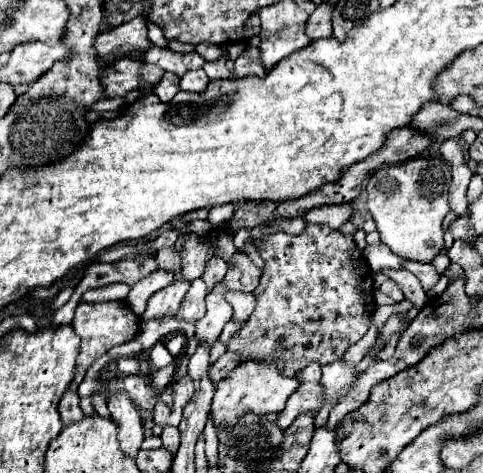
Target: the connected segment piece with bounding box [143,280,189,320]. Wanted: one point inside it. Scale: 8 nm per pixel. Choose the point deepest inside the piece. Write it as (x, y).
(167, 300)

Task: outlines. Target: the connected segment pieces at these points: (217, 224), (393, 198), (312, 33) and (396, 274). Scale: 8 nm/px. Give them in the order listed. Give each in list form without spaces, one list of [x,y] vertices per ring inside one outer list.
[[[225,204],[225,206],[217,206],[217,208],[211,208],[209,210],[209,216],[207,216],[207,222],[213,226],[213,228],[221,228],[225,226],[231,216],[235,212],[235,204]]]
[[[439,144],[431,148],[429,154],[411,158],[401,164],[391,164],[383,166],[375,172],[371,172],[369,182],[367,182],[367,210],[371,212],[377,232],[381,234],[381,242],[387,244],[397,256],[401,258],[411,258],[419,262],[431,262],[443,248],[443,228],[441,222],[449,212],[449,186],[451,186],[451,166],[443,160],[439,154]]]
[[[319,4],[317,10],[309,16],[305,34],[309,40],[319,40],[319,38],[329,38],[331,36],[331,10],[327,4]]]
[[[385,270],[385,274],[399,284],[399,288],[405,292],[405,298],[411,300],[417,308],[423,308],[427,304],[427,292],[409,270]]]

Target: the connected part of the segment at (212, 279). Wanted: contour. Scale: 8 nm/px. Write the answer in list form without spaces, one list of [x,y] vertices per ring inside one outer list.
[[[213,256],[213,258],[207,262],[207,268],[205,268],[205,272],[203,272],[201,278],[205,280],[207,288],[213,288],[213,284],[217,284],[217,280],[223,280],[225,272],[227,272],[225,260],[219,258],[219,256]]]

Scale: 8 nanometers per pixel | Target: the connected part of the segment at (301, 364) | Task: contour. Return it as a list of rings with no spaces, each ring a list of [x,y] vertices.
[[[307,224],[299,236],[277,232],[259,240],[255,248],[265,262],[259,286],[253,292],[257,304],[227,348],[249,360],[277,360],[287,376],[294,376],[311,362],[327,365],[341,360],[347,348],[363,338],[371,322],[371,312],[377,308],[373,300],[373,272],[353,236],[345,236],[325,224]]]

